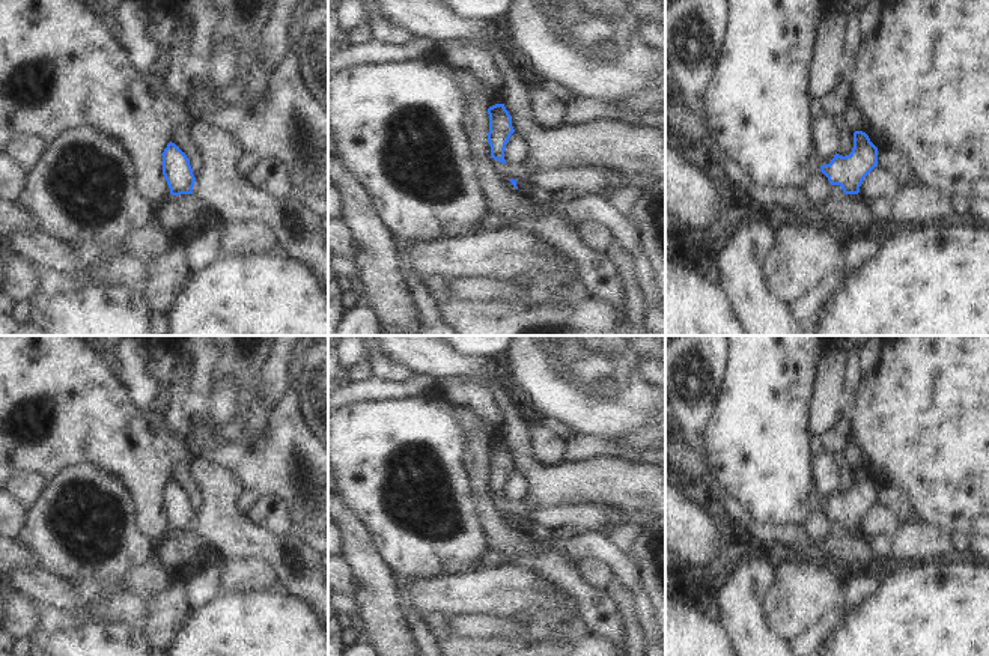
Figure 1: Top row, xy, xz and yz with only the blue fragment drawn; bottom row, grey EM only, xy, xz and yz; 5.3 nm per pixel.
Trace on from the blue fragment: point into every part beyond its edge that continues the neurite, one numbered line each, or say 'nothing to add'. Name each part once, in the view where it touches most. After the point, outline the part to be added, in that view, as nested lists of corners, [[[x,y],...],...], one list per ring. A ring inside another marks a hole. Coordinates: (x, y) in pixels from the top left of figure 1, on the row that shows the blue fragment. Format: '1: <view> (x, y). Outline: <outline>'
nothing to add.

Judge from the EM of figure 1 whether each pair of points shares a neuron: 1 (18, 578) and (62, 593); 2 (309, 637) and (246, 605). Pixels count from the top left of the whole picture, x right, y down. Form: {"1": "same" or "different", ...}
{"1": "same", "2": "same"}

